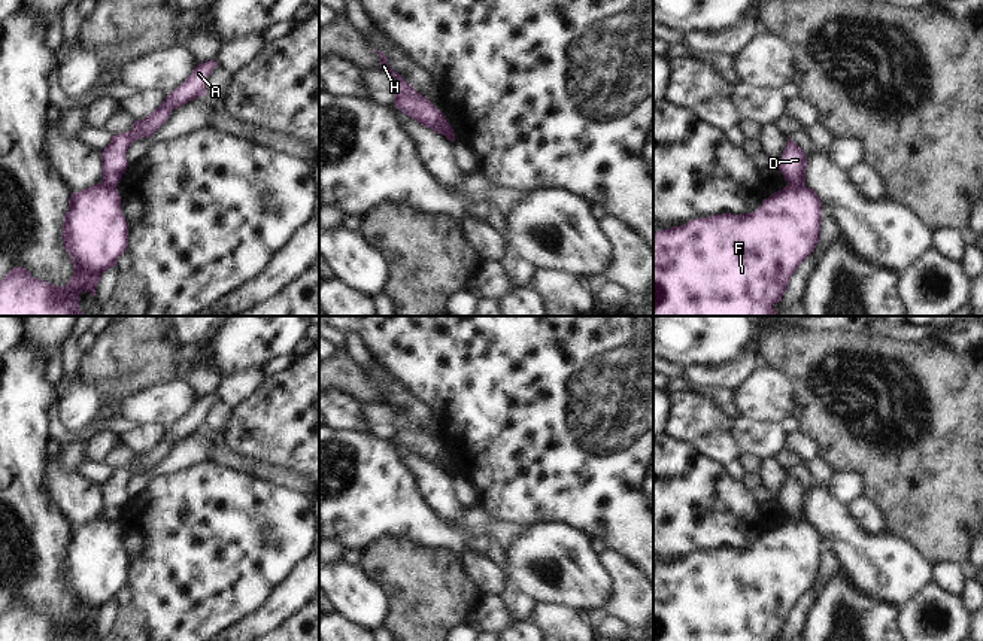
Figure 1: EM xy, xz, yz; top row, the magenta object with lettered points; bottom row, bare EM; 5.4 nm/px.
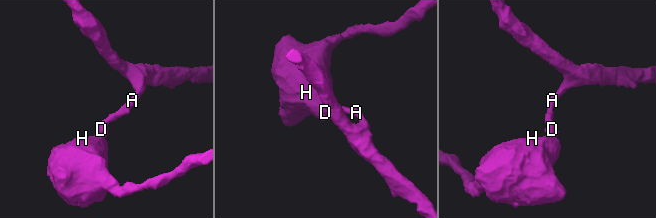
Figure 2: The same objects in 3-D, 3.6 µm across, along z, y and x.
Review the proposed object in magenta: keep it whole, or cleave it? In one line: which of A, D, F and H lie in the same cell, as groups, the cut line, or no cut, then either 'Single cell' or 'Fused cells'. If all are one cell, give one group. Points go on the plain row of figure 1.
Groups: A D / F H. Split along yz (788, 516), (804, 520). Fused cells

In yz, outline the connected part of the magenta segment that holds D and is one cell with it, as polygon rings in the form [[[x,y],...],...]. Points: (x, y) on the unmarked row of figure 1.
[[[789,471],[777,502],[789,519],[805,520],[807,490]]]

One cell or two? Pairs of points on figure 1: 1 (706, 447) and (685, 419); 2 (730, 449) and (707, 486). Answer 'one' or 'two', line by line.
1: two
2: two

